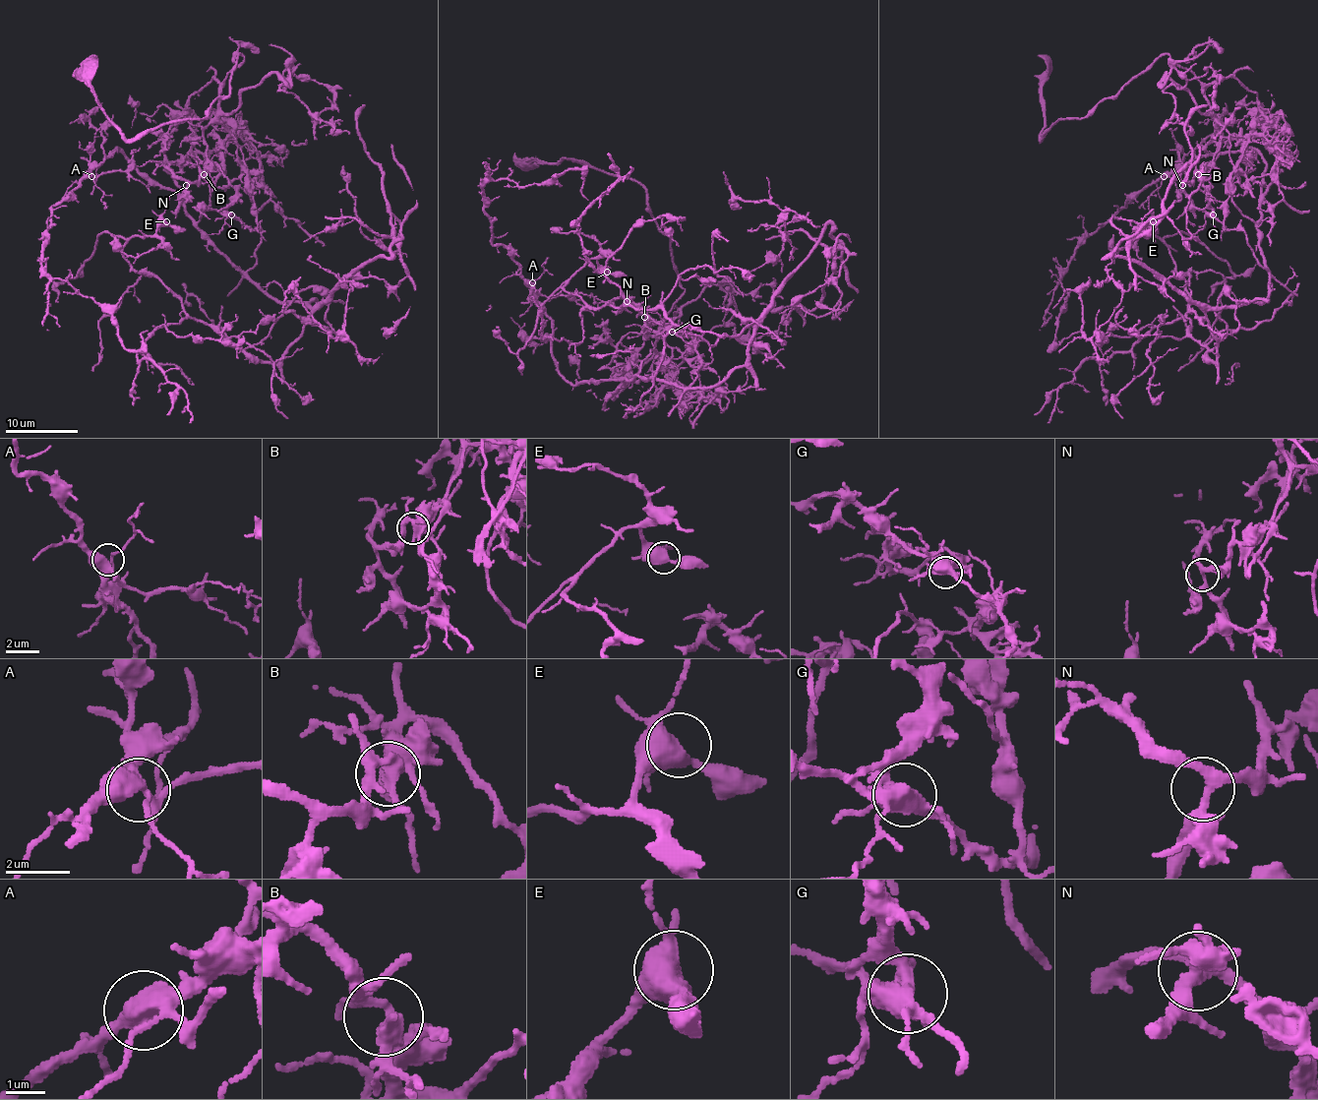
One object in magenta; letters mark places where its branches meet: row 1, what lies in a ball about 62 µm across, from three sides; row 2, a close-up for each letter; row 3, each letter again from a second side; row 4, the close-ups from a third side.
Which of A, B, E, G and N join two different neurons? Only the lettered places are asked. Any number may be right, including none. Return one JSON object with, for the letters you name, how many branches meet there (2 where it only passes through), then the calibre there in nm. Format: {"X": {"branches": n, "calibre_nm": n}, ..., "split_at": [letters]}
{"G": {"branches": 6, "calibre_nm": 480}, "split_at": ["G"]}

